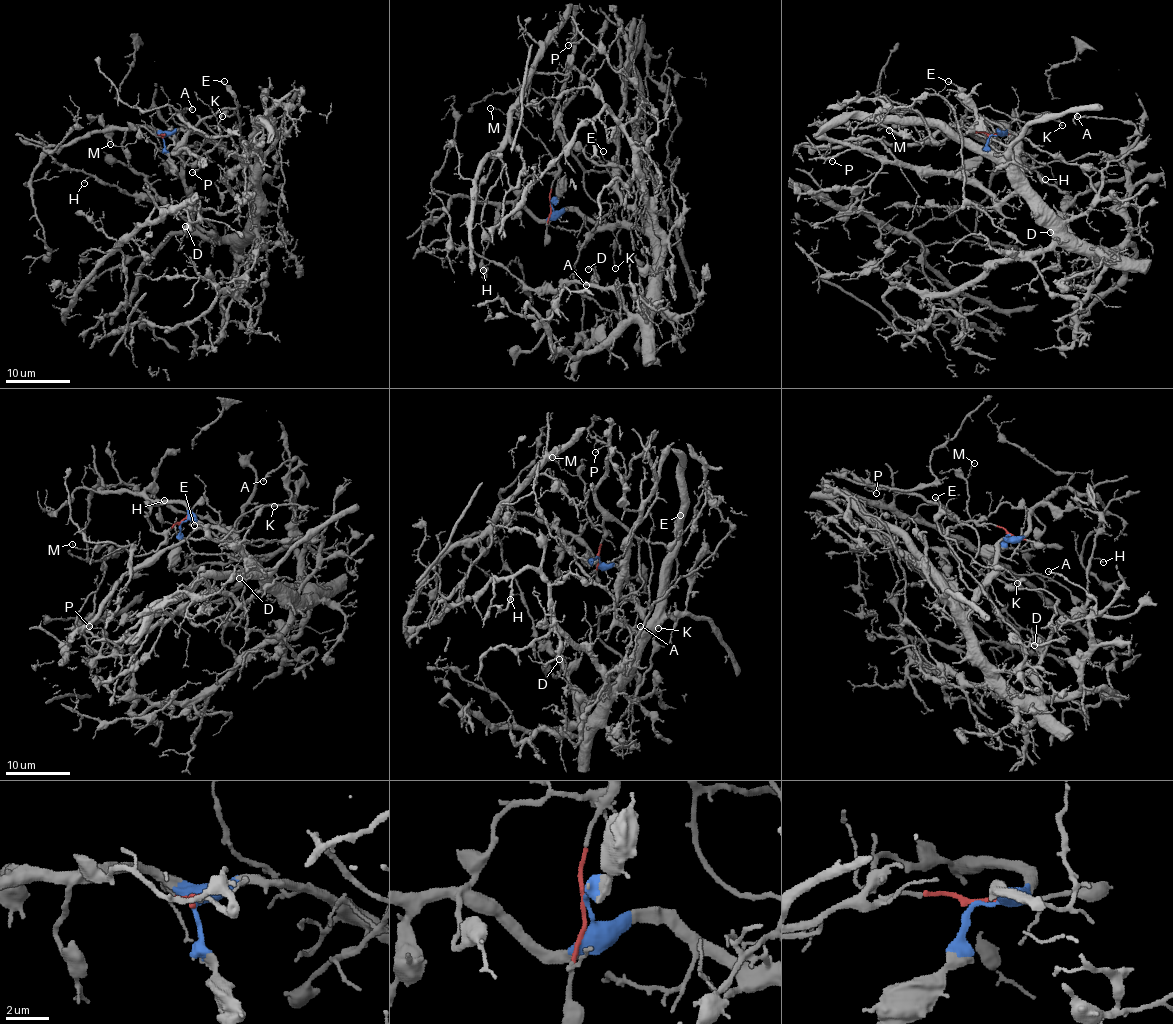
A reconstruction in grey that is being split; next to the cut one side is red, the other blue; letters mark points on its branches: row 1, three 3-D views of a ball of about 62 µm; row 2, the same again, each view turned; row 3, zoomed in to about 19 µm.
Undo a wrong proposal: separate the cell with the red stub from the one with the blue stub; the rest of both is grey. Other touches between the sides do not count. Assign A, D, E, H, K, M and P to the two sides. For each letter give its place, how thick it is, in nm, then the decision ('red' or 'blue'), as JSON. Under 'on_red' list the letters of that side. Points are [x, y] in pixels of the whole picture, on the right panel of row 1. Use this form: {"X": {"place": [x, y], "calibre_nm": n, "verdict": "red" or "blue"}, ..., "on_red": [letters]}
{"A": {"place": [1077, 116], "calibre_nm": 170, "verdict": "blue"}, "D": {"place": [1050, 232], "calibre_nm": 110, "verdict": "blue"}, "E": {"place": [948, 81], "calibre_nm": 110, "verdict": "red"}, "H": {"place": [1045, 179], "calibre_nm": 120, "verdict": "blue"}, "K": {"place": [1062, 125], "calibre_nm": 130, "verdict": "red"}, "M": {"place": [889, 130], "calibre_nm": 100, "verdict": "red"}, "P": {"place": [832, 161], "calibre_nm": 110, "verdict": "red"}, "on_red": ["E", "K", "M", "P"]}

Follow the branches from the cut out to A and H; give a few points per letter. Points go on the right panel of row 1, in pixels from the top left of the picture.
A: (992, 135), (1014, 142), (1028, 189), (1073, 236), (1117, 248), (1134, 126), (1077, 117)
H: (992, 135), (1000, 130), (1014, 142), (1028, 189), (1098, 251), (1074, 242), (1066, 197), (1045, 179)

